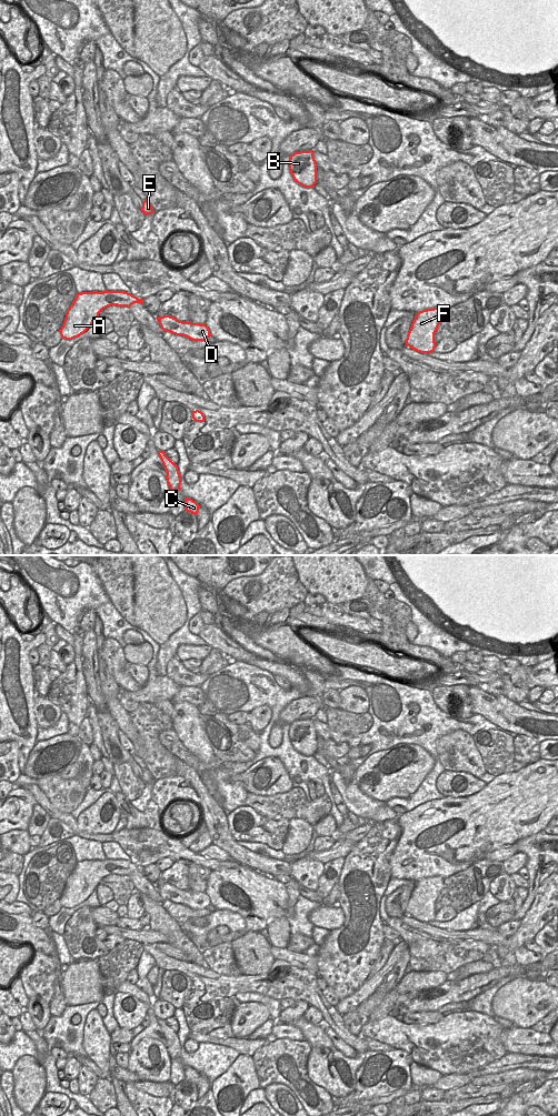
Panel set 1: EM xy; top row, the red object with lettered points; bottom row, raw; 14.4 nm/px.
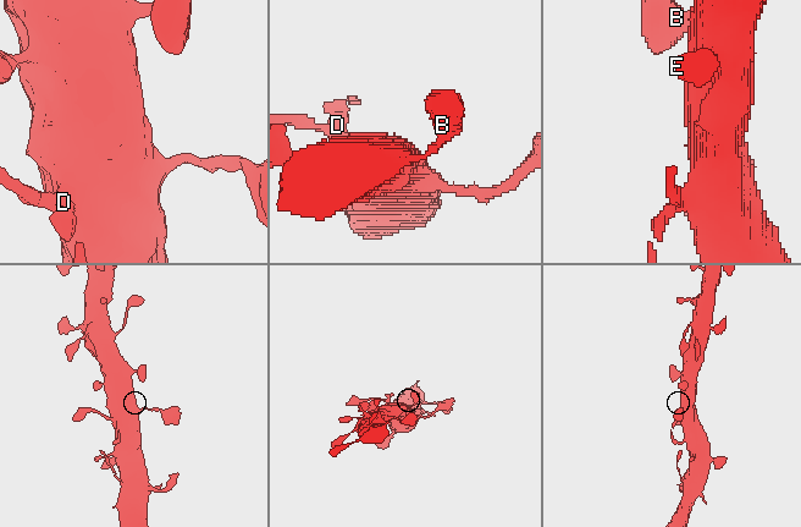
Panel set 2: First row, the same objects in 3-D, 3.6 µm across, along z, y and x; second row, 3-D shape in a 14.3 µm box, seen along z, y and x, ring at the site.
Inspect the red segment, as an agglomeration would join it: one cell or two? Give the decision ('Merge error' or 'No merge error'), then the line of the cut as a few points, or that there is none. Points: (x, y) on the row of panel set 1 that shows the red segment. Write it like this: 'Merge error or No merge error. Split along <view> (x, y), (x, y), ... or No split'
No merge error. No split

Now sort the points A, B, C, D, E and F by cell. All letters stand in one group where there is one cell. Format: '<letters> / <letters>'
A B C D E F

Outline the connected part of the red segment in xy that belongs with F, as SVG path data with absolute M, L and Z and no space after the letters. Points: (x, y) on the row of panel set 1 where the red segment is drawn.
M434 308L416 313L406 339L406 346L420 353L434 352L435 333L444 320L444 312L440 308Z

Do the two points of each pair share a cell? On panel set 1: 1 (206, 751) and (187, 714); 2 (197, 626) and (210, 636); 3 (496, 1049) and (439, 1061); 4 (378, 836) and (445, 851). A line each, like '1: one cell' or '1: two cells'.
1: one cell
2: two cells
3: one cell
4: two cells

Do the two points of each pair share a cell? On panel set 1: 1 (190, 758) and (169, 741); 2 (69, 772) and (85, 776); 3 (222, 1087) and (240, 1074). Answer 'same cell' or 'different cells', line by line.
1: same cell
2: different cells
3: same cell

